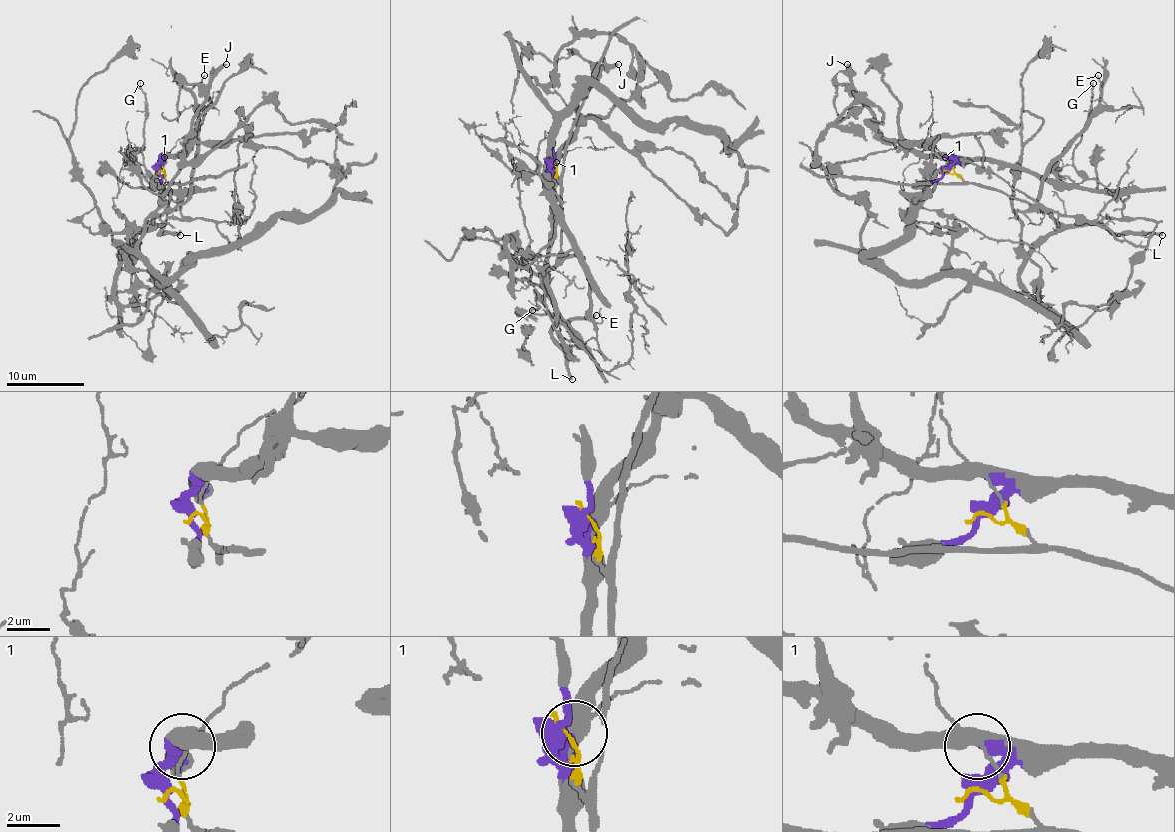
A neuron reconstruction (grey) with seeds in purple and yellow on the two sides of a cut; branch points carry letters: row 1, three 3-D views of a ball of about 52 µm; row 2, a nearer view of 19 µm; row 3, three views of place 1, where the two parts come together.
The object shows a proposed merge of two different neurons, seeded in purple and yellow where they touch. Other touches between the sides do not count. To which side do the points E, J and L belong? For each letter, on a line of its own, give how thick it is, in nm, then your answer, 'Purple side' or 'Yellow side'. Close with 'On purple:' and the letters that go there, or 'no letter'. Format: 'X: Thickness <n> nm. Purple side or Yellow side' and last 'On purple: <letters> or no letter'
E: Thickness 120 nm. Yellow side
J: Thickness 320 nm. Purple side
L: Thickness 320 nm. Yellow side
On purple: J

